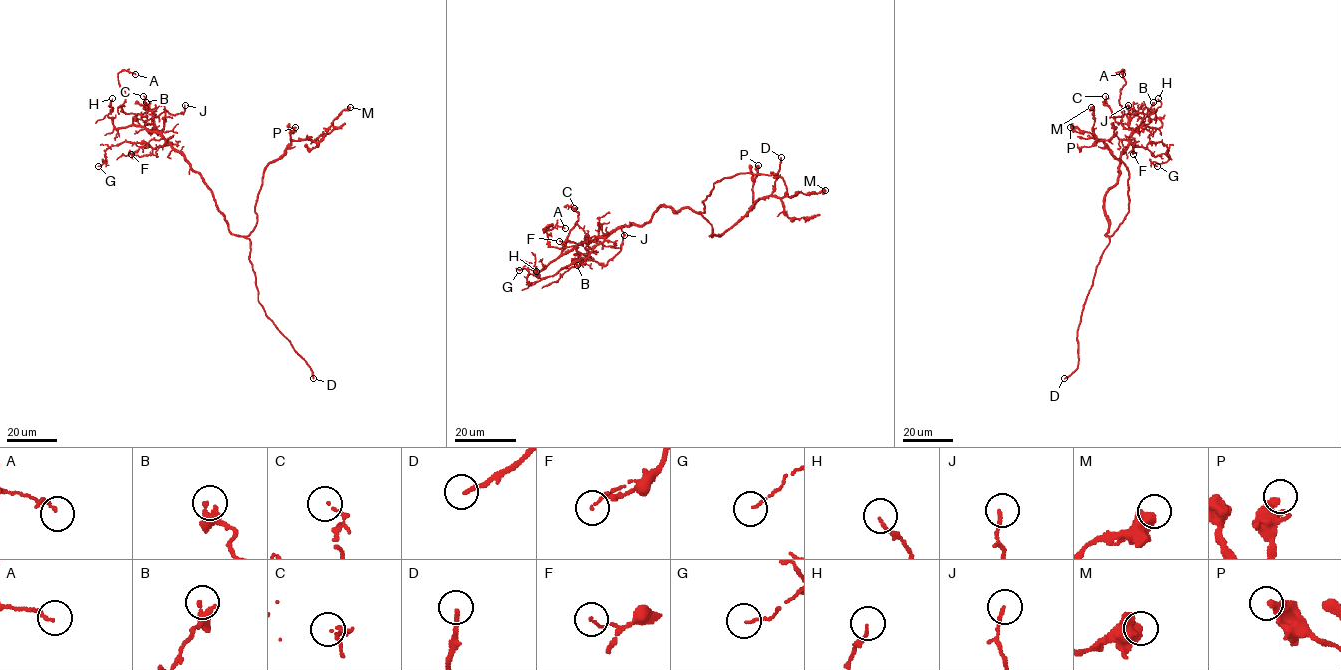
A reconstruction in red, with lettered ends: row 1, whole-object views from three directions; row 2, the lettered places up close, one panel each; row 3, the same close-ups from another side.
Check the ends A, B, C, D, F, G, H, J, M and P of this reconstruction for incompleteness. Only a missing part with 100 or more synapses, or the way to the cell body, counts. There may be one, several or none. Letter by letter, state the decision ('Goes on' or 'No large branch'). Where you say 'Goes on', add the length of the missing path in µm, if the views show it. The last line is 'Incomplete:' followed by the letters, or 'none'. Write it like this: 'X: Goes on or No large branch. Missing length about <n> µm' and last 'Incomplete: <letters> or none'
A: No large branch
B: No large branch
C: No large branch
D: Goes on. Missing length about 10 µm
F: No large branch
G: No large branch
H: No large branch
J: No large branch
M: No large branch
P: No large branch
Incomplete: D

